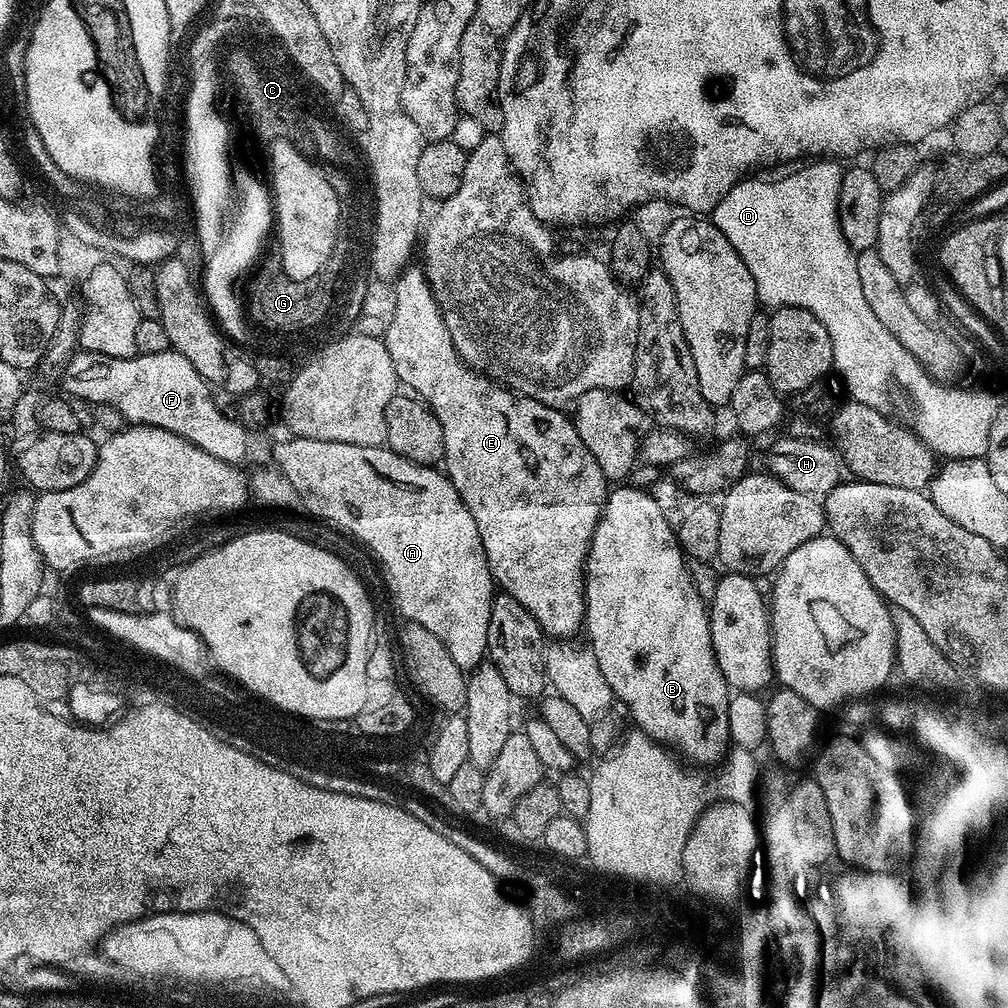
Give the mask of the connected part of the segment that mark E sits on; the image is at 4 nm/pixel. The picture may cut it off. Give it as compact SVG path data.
M409 266L396 277L394 281L396 293L392 296L392 317L389 315L386 320L386 327L383 335L383 342L386 350L390 350L390 362L394 362L397 381L401 385L409 384L411 391L419 399L431 408L432 413L438 418L442 426L442 438L444 439L444 458L442 461L443 471L446 473L449 482L458 490L466 510L474 514L474 522L478 525L478 538L482 538L484 553L488 559L488 569L492 572L493 581L503 591L508 592L534 618L539 622L541 629L552 638L572 638L576 631L581 631L584 615L584 574L586 571L586 561L588 559L588 547L592 541L592 534L596 529L596 523L600 521L600 512L604 508L604 501L608 499L610 491L610 481L605 476L604 471L594 462L594 454L578 438L578 430L571 419L563 416L559 407L543 404L541 400L535 400L533 396L524 396L513 391L507 386L501 386L491 376L483 371L477 370L470 364L465 364L464 359L456 353L454 342L448 333L448 327L444 321L444 315L440 313L440 307L436 304L436 299L432 296L432 288L428 284L428 273L423 267L415 268Z

